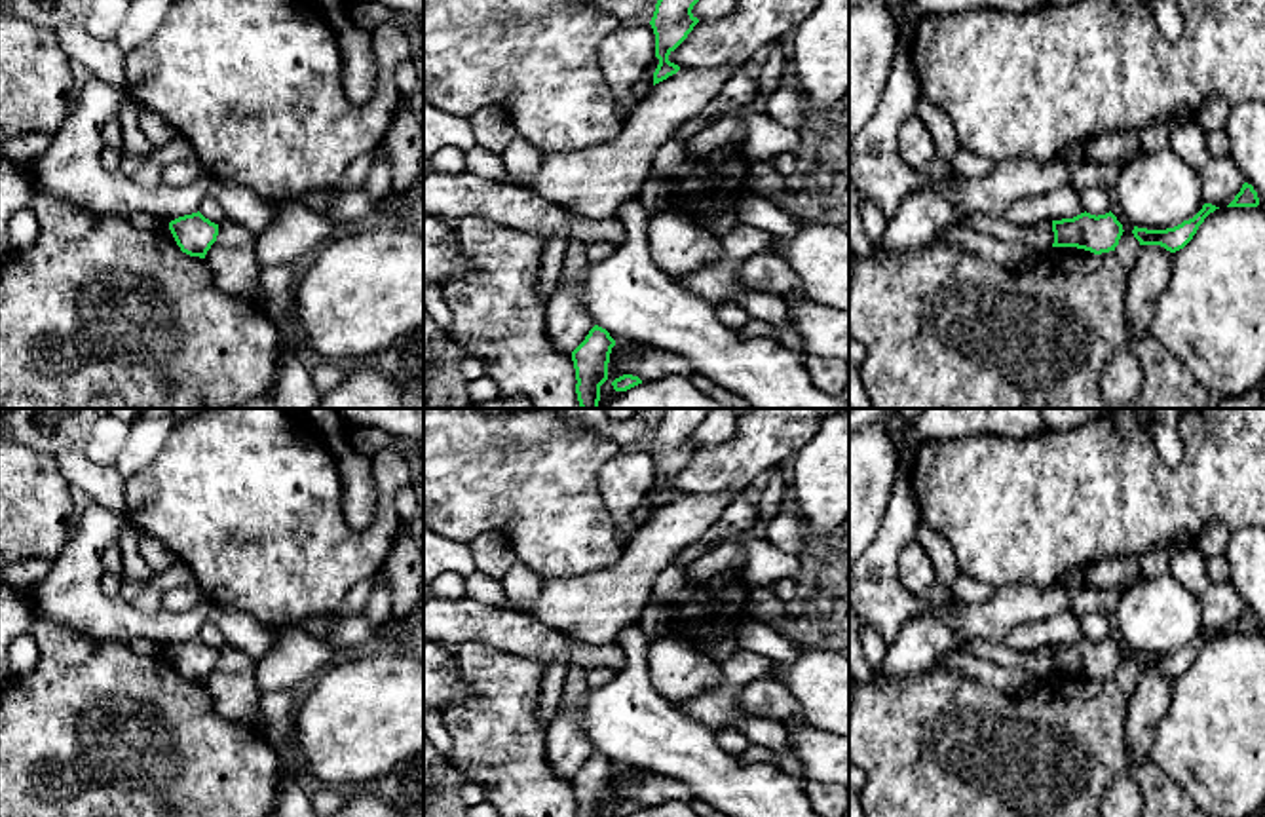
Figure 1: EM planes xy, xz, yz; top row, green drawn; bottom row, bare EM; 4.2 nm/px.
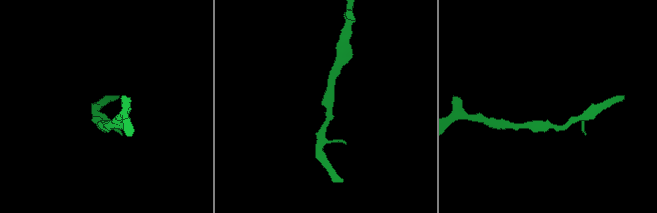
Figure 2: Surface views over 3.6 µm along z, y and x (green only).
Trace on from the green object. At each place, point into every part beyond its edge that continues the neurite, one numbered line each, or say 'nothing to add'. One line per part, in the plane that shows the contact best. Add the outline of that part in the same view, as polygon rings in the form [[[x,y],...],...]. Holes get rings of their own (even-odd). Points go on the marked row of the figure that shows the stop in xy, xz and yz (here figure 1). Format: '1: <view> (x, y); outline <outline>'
nothing to add

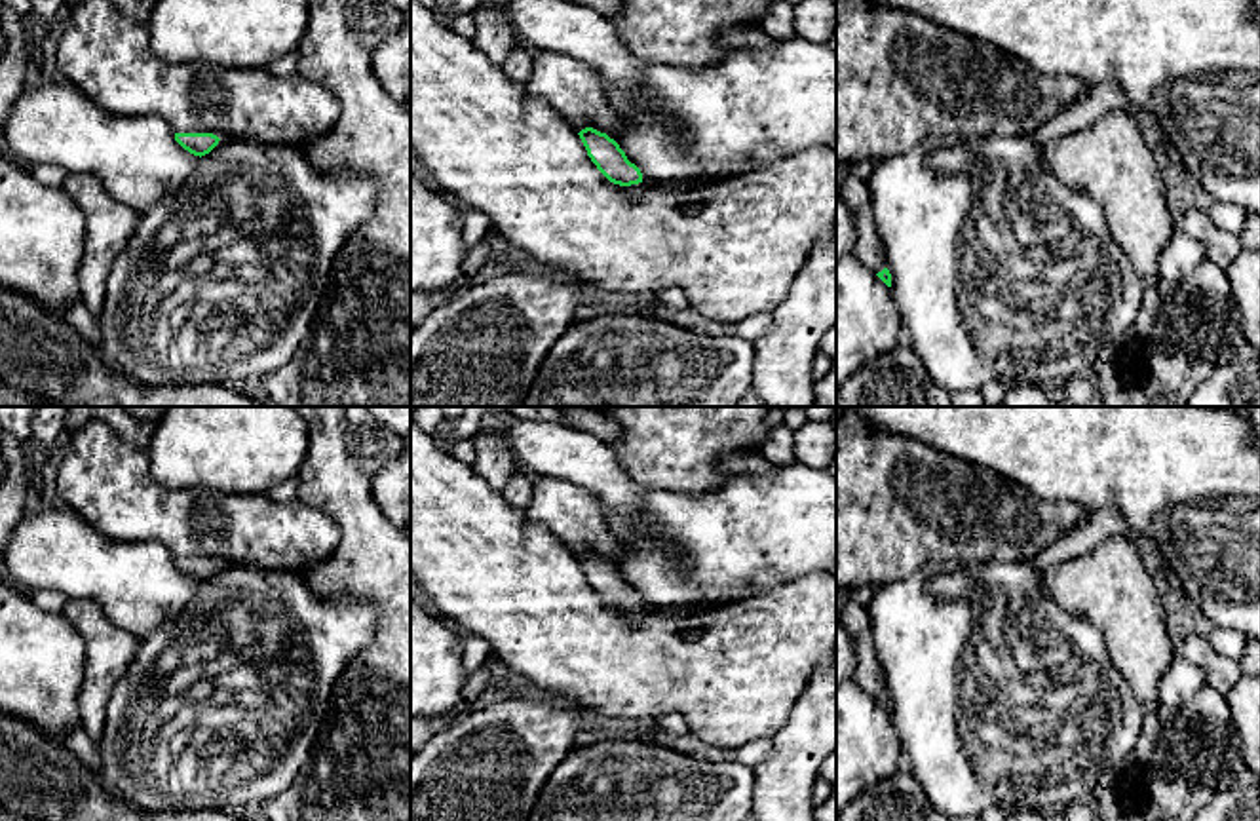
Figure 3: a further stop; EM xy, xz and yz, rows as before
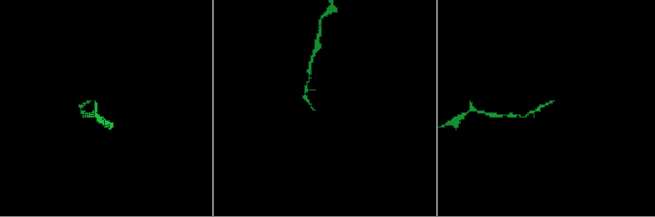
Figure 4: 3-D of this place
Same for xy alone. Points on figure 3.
nothing to add

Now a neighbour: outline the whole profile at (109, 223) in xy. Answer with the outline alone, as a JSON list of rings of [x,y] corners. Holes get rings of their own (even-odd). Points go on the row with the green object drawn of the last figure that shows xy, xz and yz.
[[[70,171],[63,188],[86,219],[86,245],[78,270],[80,300],[99,317],[108,272],[131,239],[139,213],[114,200],[91,173]]]

